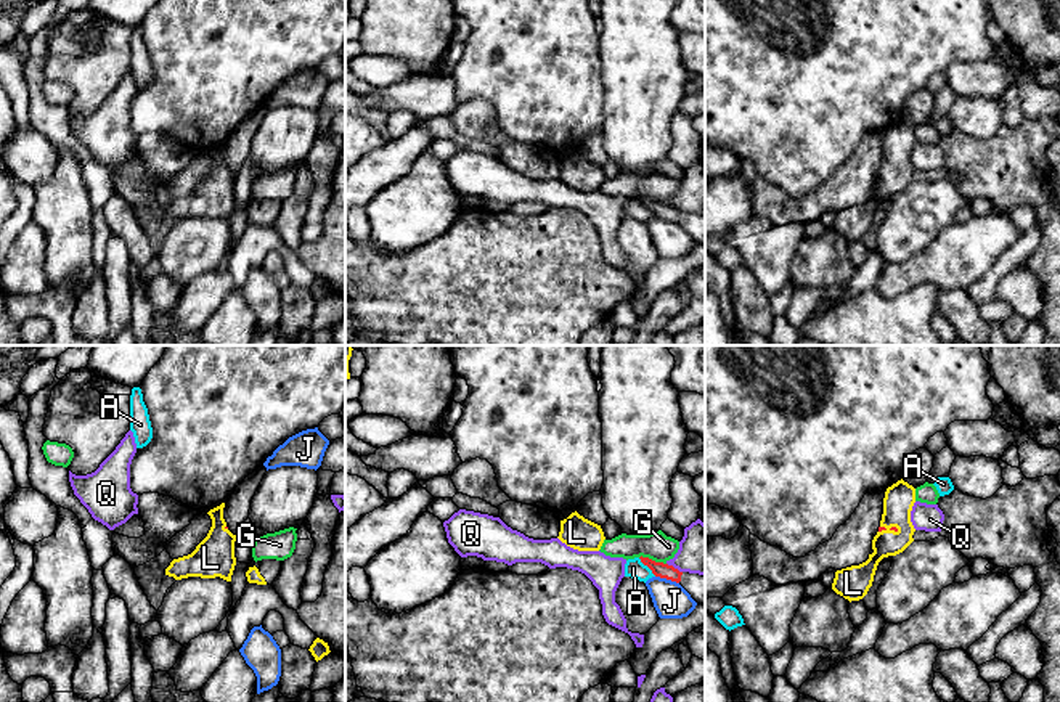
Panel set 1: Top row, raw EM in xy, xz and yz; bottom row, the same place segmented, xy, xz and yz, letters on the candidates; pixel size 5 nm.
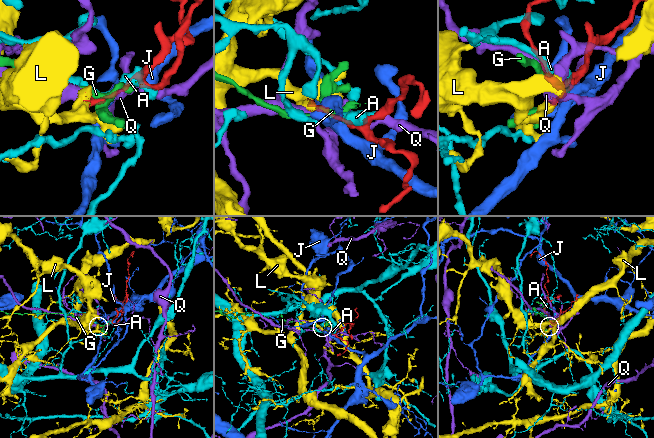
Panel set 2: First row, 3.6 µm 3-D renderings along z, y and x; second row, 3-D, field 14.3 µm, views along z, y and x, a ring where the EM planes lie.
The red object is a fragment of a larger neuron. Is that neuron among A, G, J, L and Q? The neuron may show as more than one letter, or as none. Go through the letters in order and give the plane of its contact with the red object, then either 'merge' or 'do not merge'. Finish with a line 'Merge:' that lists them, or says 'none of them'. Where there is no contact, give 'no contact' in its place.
A: meets red in xz; do not merge
G: meets red in xz; do not merge
J: meets red in xz; do not merge
L: meets red in yz; merge
Q: meets red in xz; do not merge
Merge: L

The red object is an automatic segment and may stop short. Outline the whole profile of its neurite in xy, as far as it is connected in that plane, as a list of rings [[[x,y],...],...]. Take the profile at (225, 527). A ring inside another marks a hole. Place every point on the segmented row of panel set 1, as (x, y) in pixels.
[[[225,503],[207,512],[212,519],[212,527],[207,537],[196,546],[191,554],[173,559],[165,569],[165,575],[173,577],[175,580],[188,577],[220,577],[226,582],[231,582],[231,575],[236,565],[236,535],[233,535],[226,527],[223,519],[223,508]]]

